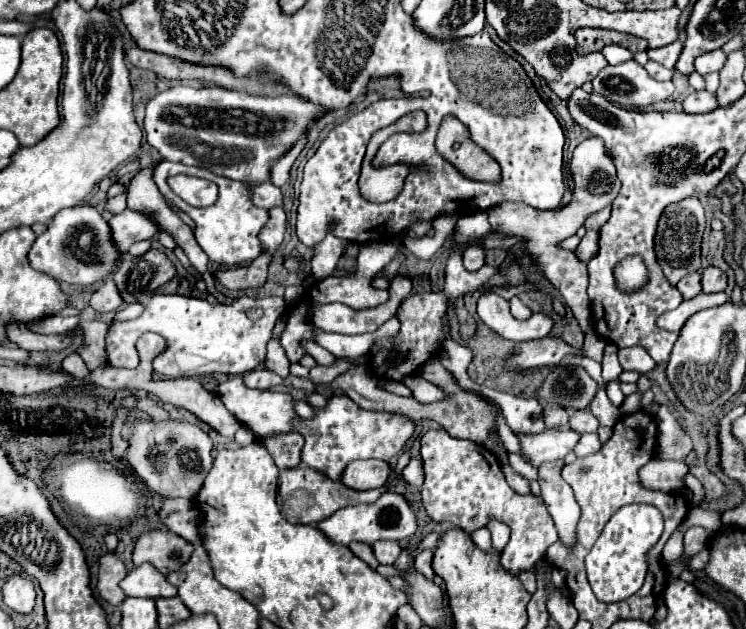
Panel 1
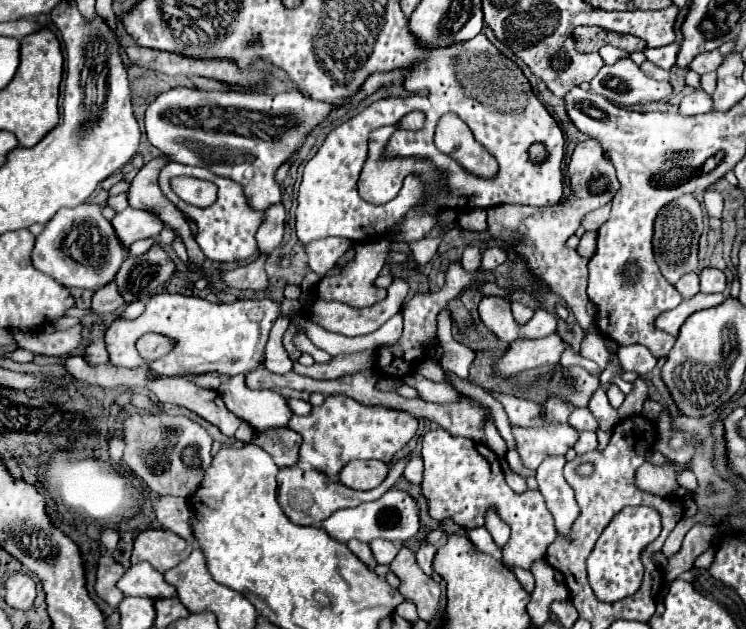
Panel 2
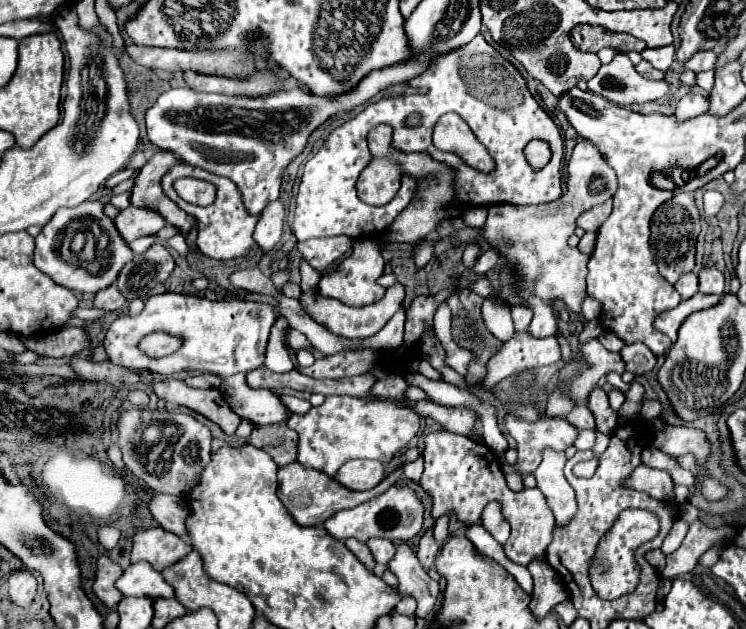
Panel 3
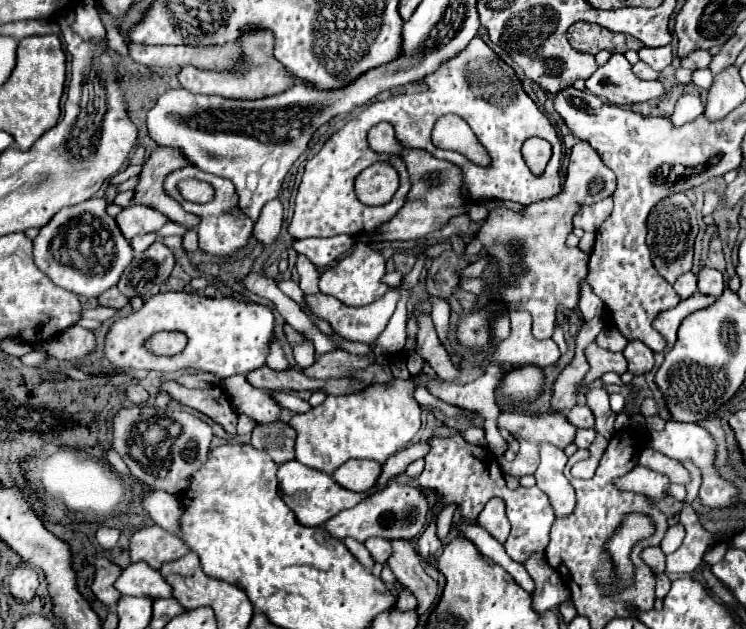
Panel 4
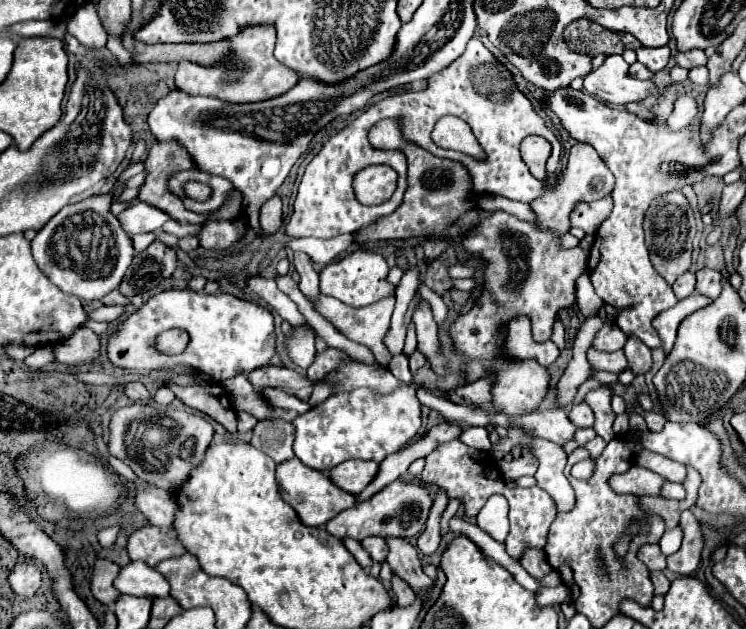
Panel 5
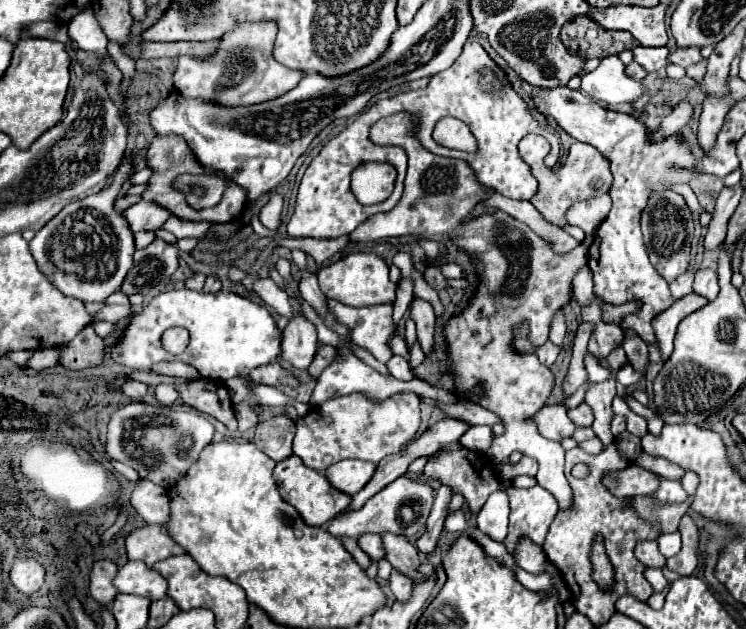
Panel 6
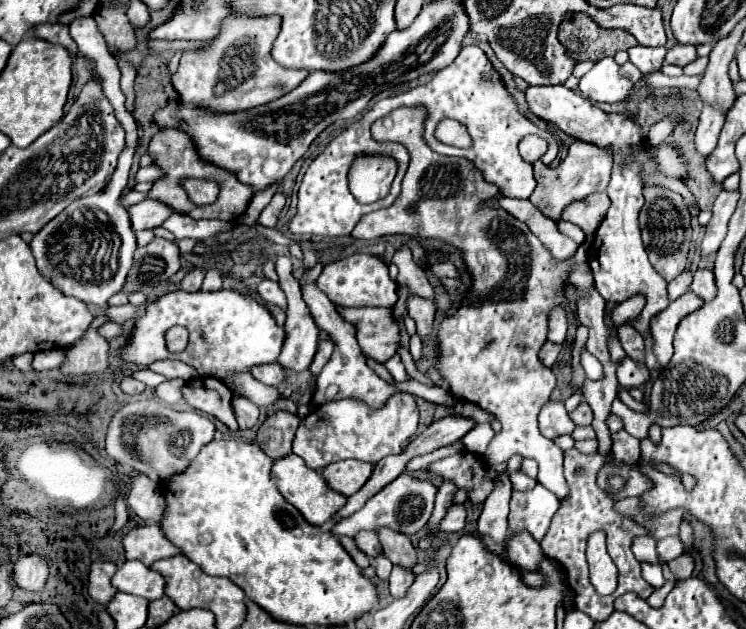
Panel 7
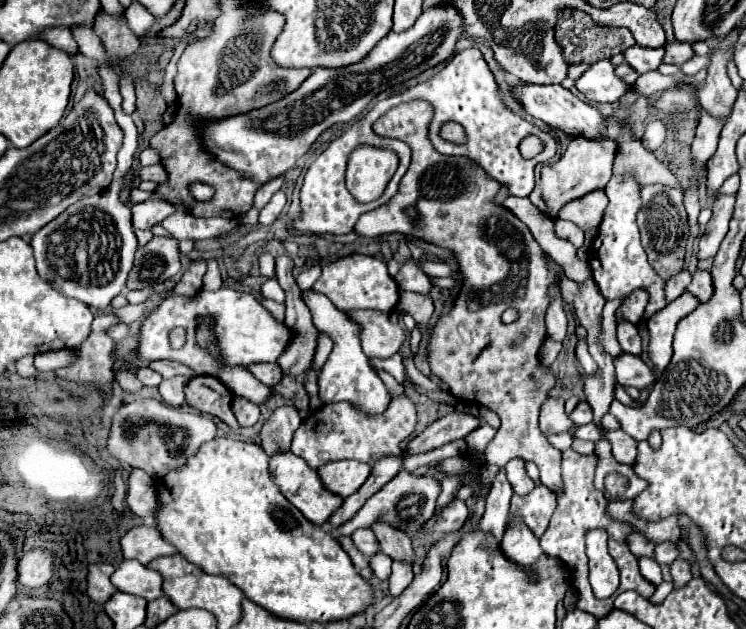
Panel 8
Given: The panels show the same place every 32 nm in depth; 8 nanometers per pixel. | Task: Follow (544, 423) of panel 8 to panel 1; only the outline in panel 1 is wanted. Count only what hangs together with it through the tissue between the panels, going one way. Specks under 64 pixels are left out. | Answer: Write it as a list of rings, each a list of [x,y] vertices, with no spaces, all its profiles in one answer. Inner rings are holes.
[[[554,428],[544,430],[536,436],[518,436],[524,454],[530,458],[530,464],[538,468],[542,462],[548,460],[562,460],[568,452],[574,450],[574,446],[580,440],[578,432],[572,432],[570,428]]]

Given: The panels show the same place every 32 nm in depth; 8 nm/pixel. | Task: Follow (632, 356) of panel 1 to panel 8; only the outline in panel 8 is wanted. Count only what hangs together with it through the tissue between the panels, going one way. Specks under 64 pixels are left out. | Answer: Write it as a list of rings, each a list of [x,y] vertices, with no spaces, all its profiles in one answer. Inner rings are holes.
[[[618,322],[618,342],[626,354],[642,356],[642,338],[634,324]]]

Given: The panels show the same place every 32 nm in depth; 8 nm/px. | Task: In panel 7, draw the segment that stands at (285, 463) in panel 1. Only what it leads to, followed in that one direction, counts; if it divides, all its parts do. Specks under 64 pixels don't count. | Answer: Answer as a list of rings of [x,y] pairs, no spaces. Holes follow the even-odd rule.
[[[276,412],[272,414],[268,420],[262,422],[262,426],[256,432],[256,444],[272,458],[284,458],[288,456],[292,450],[292,438],[294,432],[300,424],[300,418],[296,414],[290,412]]]

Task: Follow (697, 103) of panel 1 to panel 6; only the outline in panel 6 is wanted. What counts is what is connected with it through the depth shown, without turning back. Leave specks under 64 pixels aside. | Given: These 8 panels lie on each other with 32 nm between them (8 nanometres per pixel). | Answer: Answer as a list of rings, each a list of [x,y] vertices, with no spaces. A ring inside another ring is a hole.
[[[688,100],[678,102],[678,104],[674,106],[674,110],[670,112],[670,116],[666,116],[666,118],[664,118],[664,122],[658,126],[656,134],[660,134],[660,128],[662,128],[662,132],[664,132],[664,134],[668,134],[668,132],[676,134],[678,130],[682,130],[682,128],[690,122],[692,114],[694,114],[694,108],[692,108],[692,104],[690,104]]]

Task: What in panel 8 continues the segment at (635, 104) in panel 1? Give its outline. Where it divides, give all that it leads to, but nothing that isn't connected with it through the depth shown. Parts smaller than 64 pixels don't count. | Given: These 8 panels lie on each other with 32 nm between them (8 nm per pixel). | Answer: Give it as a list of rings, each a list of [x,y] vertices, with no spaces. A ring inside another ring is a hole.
[[[608,58],[592,64],[576,82],[576,88],[580,94],[596,104],[596,102],[618,102],[628,90],[630,84],[626,84],[622,78],[616,76],[616,66]]]

